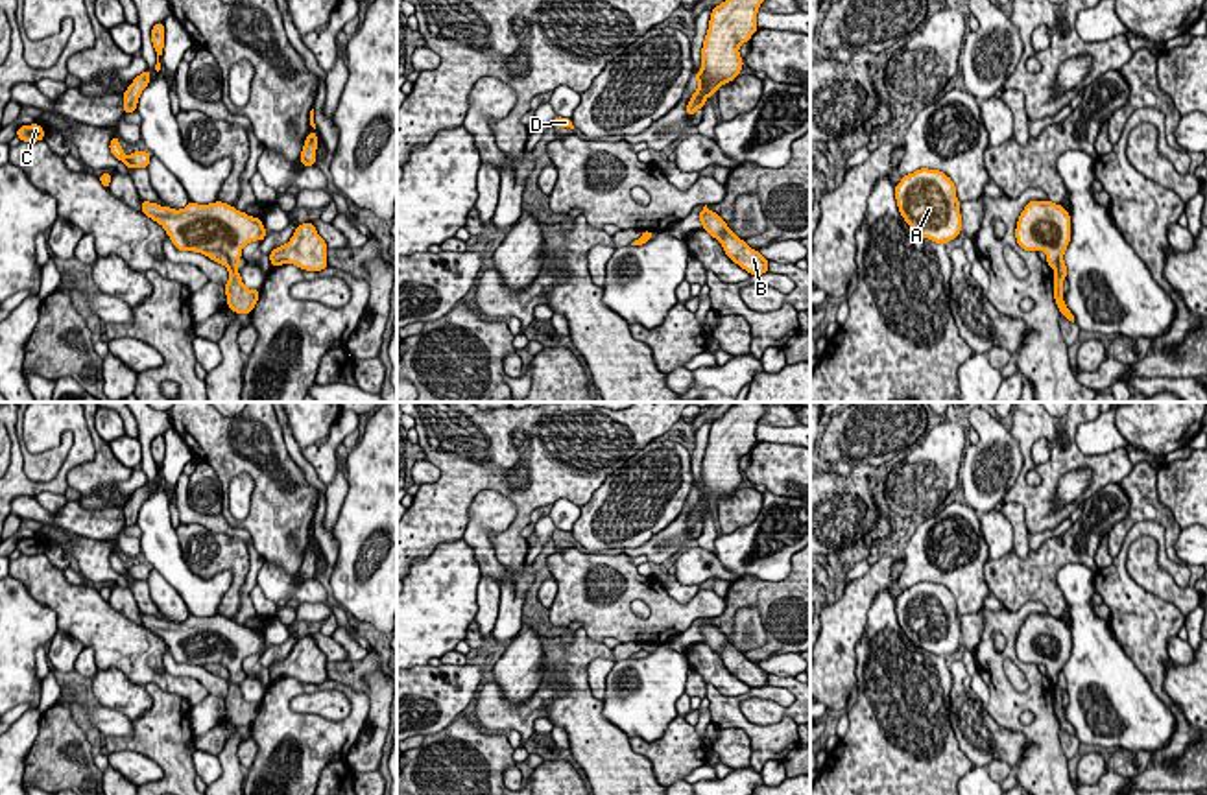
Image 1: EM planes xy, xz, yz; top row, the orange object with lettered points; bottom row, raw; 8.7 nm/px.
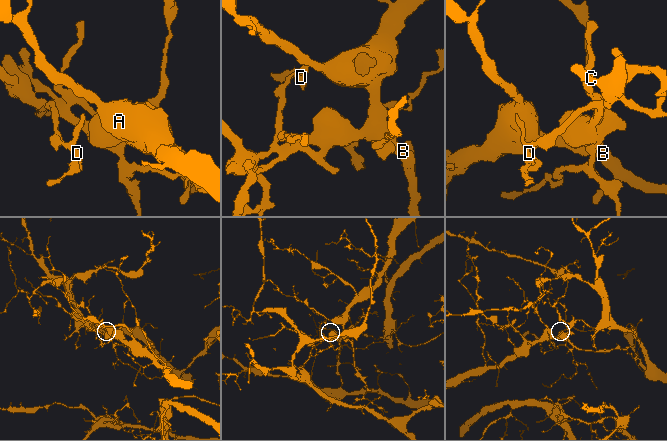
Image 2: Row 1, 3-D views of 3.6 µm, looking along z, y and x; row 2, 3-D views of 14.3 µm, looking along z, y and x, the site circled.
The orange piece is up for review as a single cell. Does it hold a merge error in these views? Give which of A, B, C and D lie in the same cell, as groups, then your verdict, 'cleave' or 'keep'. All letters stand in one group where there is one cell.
groups A B C / D; cleave

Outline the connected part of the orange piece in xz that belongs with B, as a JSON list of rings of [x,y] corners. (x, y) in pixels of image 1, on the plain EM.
[[[707,618],[699,625],[698,633],[703,636],[703,644],[716,651],[722,657],[723,666],[742,682],[751,688],[762,688],[770,684],[770,673],[740,653],[716,625],[707,622]]]

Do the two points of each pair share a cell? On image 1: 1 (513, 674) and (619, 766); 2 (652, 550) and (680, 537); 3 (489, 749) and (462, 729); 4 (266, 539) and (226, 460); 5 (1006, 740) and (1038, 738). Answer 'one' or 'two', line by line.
1: two
2: one
3: one
4: one
5: two

